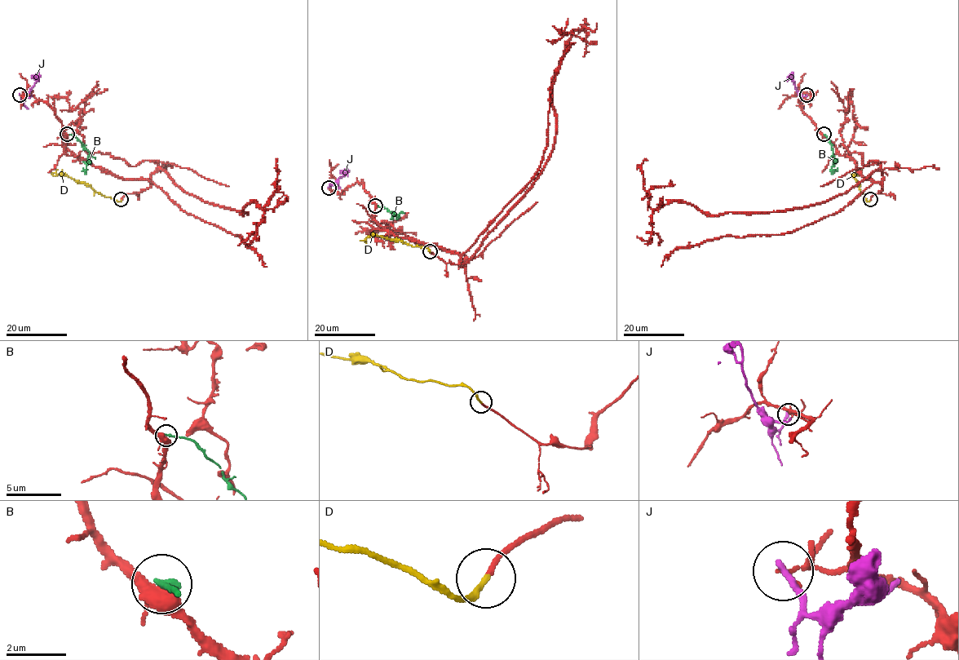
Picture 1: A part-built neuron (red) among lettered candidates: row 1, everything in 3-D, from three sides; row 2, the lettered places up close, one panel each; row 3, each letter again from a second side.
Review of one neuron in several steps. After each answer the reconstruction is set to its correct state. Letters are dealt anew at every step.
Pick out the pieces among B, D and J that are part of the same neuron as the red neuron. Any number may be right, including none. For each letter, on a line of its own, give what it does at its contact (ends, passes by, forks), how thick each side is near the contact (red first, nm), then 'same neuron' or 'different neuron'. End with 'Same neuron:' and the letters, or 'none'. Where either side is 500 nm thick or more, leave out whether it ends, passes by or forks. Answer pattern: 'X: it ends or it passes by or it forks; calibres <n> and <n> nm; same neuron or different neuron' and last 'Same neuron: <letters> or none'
B: it ends; calibres 420 and 200 nm; different neuron
D: it ends; calibres 150 and 180 nm; same neuron
J: it ends; calibres 150 and 240 nm; different neuron
Same neuron: D

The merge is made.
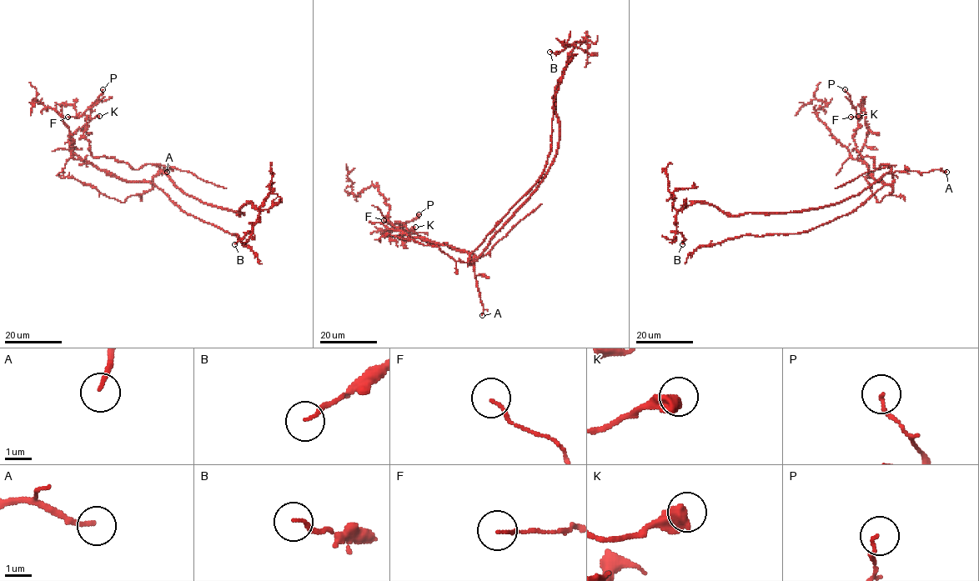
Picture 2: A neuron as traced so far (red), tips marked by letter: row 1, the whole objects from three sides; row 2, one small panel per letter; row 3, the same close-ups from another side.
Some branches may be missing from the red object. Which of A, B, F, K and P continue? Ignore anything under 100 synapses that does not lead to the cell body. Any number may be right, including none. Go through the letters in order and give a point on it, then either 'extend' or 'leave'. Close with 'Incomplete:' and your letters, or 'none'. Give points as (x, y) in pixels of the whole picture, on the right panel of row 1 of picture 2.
A: place (946, 172); extend
B: place (682, 244); leave
F: place (850, 117); leave
K: place (858, 116); leave
P: place (845, 89); leave
Incomplete: A

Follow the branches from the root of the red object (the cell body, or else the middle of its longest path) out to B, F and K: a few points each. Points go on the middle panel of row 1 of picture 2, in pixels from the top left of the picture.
B: (487, 246), (535, 188), (555, 154), (559, 136), (555, 87), (575, 47), (567, 46), (559, 52), (549, 52)
F: (487, 246), (476, 259), (445, 243), (425, 242), (404, 223), (393, 227), (384, 220)
K: (487, 246), (476, 259), (445, 243), (425, 242), (404, 223), (399, 224), (405, 230), (415, 227)

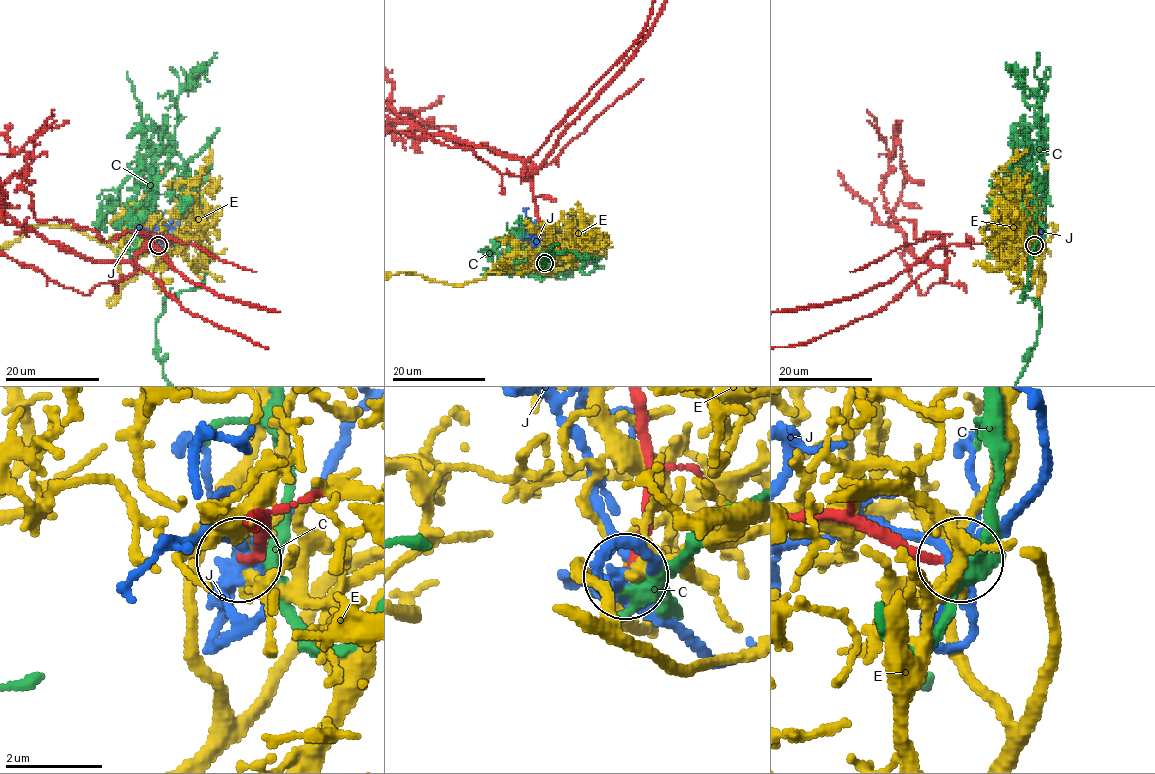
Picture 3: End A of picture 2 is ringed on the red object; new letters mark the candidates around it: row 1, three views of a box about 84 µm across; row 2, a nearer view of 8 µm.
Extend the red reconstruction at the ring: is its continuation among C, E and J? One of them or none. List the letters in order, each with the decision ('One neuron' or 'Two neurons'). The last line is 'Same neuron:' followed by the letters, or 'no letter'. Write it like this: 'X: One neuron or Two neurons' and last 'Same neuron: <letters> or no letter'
C: Two neurons
E: Two neurons
J: Two neurons
Same neuron: no letter

